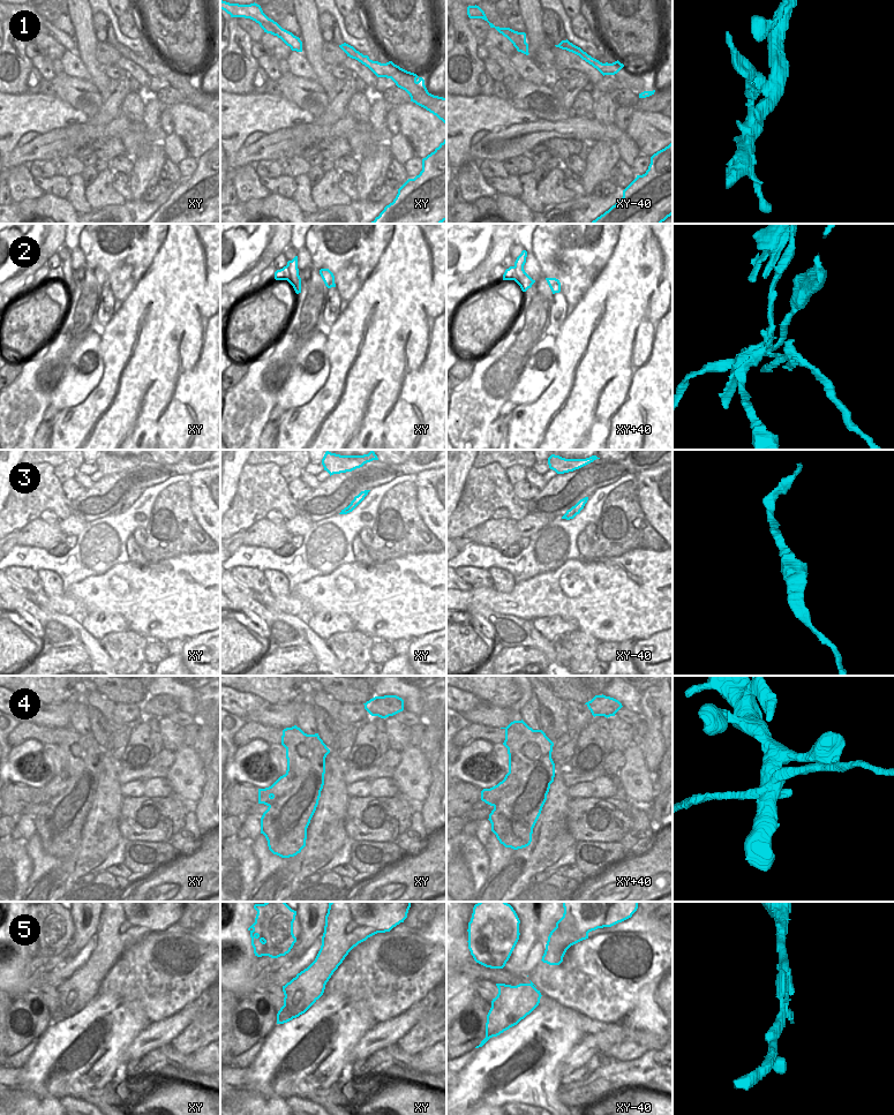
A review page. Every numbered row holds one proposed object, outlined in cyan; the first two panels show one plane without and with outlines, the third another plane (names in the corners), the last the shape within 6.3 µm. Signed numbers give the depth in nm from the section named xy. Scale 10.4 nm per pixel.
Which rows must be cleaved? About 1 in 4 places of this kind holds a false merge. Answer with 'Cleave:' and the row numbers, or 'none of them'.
Cleave: 1, 2, 4.

